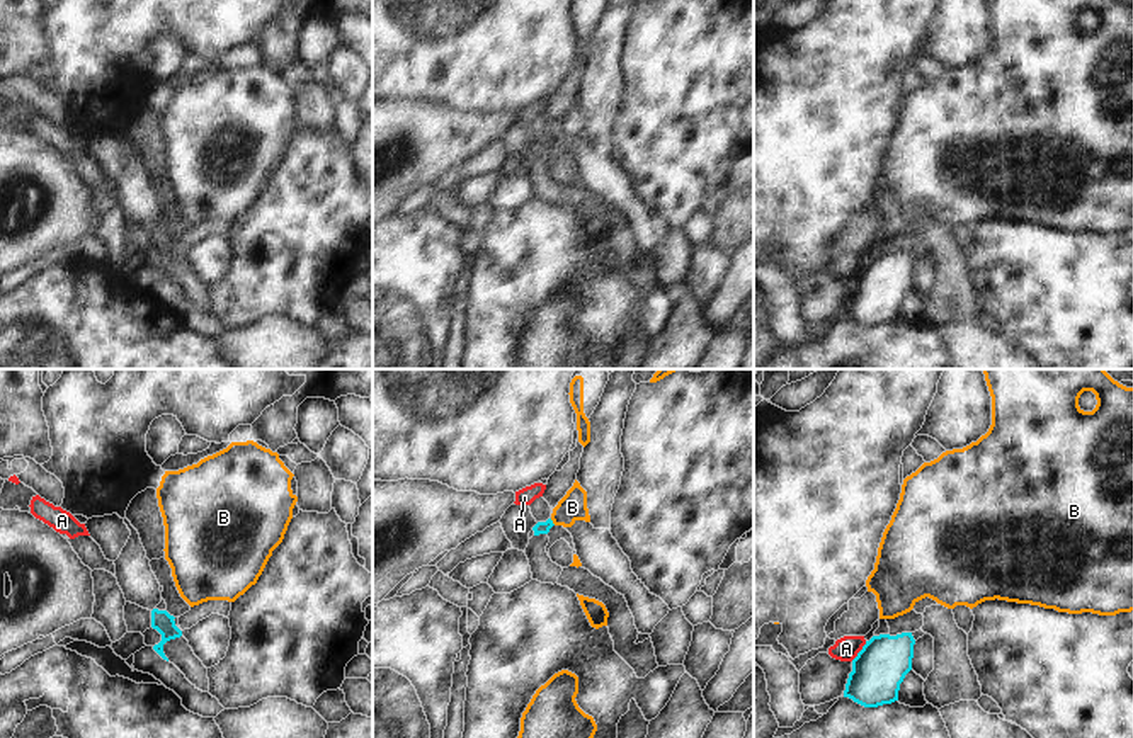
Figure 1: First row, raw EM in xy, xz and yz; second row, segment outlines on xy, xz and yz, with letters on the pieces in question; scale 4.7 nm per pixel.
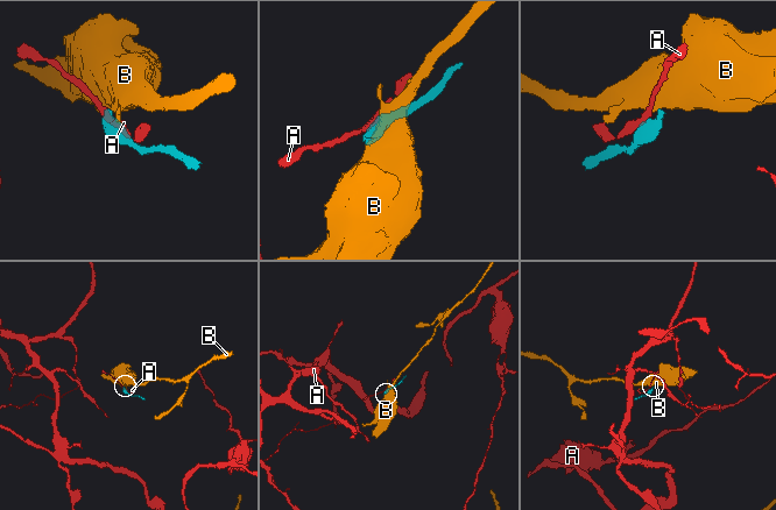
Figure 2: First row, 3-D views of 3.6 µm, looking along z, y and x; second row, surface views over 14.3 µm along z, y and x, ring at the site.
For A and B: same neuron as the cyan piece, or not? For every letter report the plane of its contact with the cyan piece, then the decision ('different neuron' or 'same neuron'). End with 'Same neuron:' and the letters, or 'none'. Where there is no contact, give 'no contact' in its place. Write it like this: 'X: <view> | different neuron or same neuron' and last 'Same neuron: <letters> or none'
A: yz | different neuron
B: xz | different neuron
Same neuron: none

